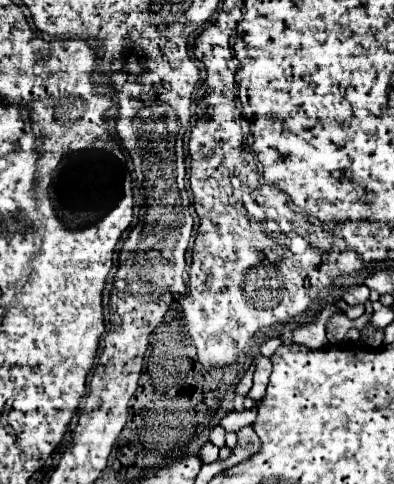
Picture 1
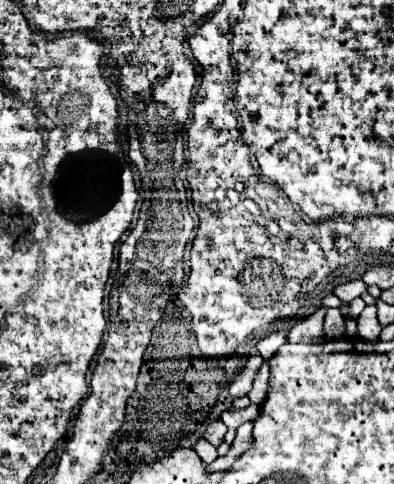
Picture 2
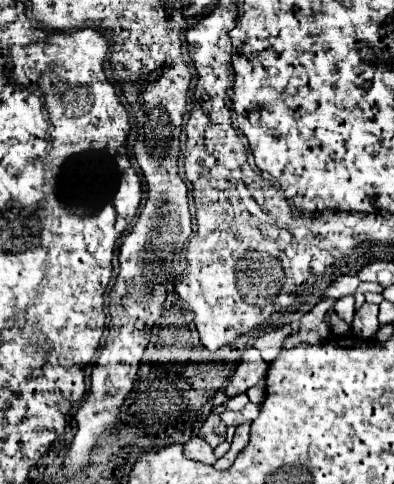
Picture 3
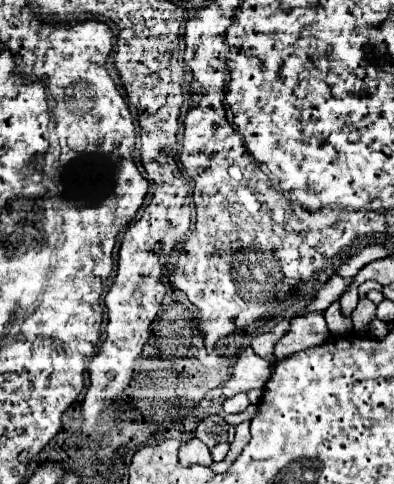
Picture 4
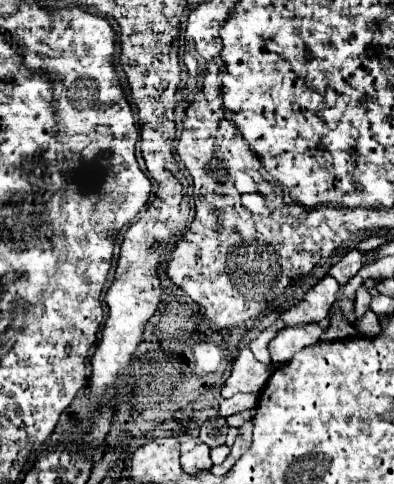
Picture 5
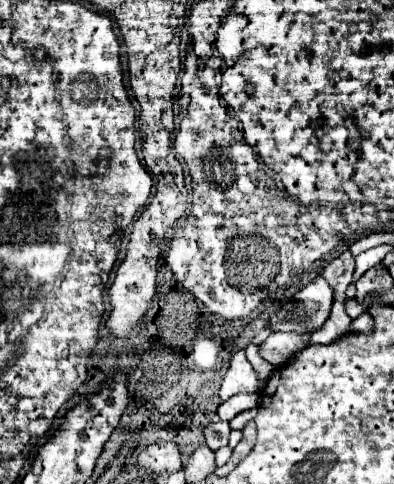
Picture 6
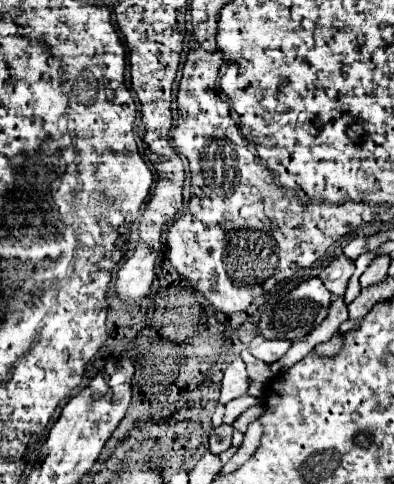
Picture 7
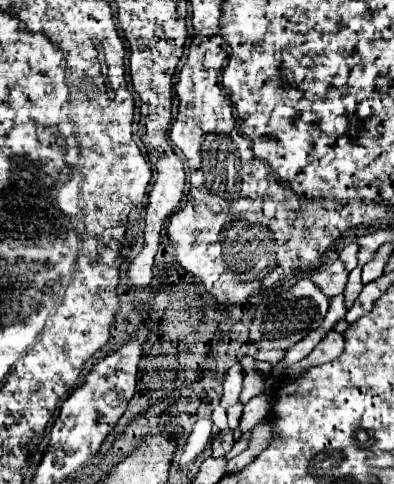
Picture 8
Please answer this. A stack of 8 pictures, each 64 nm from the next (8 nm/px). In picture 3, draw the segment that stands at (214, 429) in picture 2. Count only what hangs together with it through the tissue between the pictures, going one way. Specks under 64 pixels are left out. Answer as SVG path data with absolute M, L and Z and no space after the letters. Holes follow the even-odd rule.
M210 414L202 424L202 430L198 432L198 436L204 438L212 448L216 448L226 440L226 424L220 420L218 414Z

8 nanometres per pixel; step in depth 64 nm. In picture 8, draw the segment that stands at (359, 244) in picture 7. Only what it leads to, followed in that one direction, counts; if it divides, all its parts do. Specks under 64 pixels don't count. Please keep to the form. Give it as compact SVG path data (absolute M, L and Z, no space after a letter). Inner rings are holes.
M352 242L340 252L340 260L344 262L346 270L354 270L358 266L358 244Z

